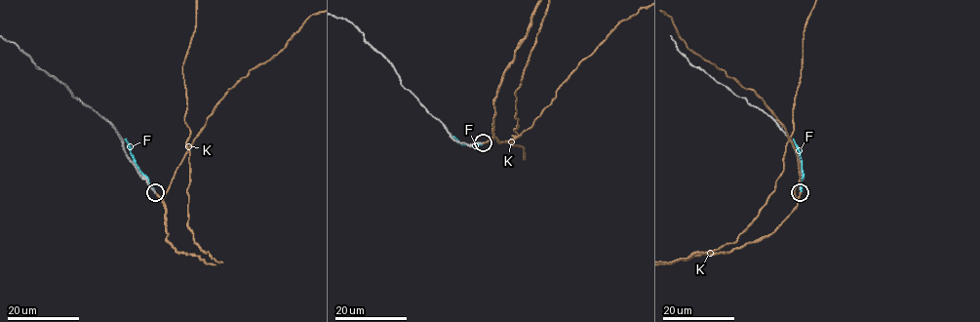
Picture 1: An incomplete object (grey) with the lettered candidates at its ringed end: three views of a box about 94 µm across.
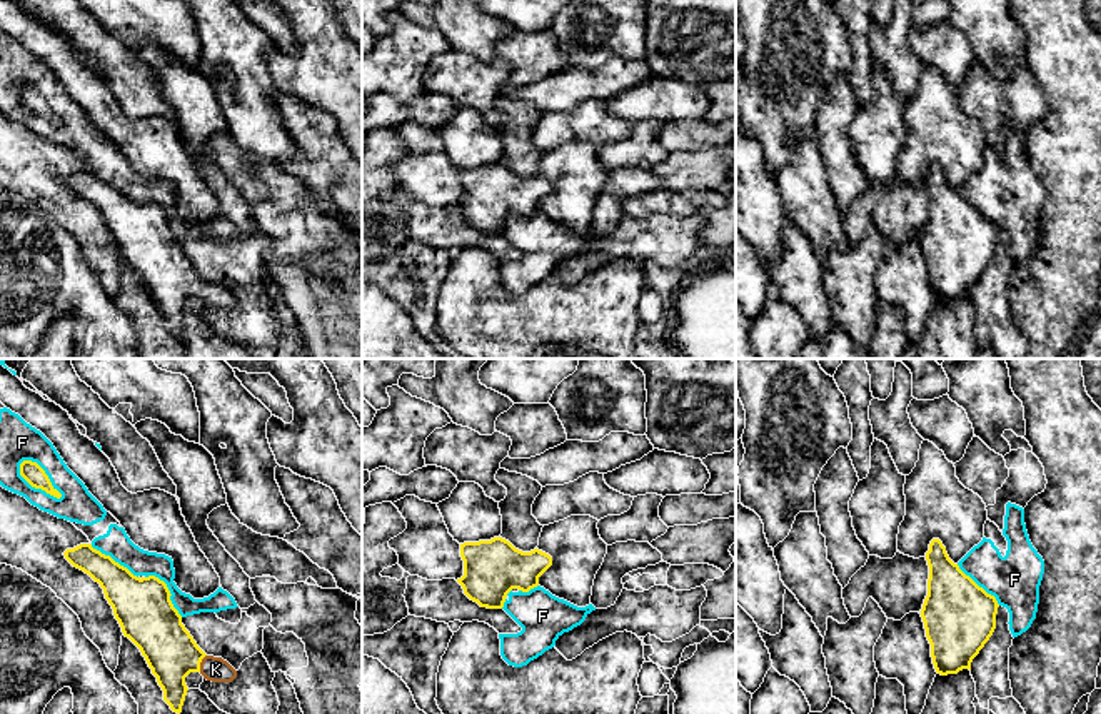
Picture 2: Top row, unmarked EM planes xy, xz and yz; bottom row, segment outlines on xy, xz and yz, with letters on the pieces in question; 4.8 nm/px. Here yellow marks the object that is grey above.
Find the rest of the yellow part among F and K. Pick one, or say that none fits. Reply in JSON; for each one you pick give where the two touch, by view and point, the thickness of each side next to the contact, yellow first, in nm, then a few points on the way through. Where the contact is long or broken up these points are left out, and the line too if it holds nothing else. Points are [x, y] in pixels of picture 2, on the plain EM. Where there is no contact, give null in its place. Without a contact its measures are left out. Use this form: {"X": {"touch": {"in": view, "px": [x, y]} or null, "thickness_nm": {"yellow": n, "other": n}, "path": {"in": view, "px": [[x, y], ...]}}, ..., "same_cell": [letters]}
{"K": {"touch": {"in": "xy", "px": [201, 287]}, "thickness_nm": {"yellow": 260, "other": 120}}, "same_cell": ["K"]}

